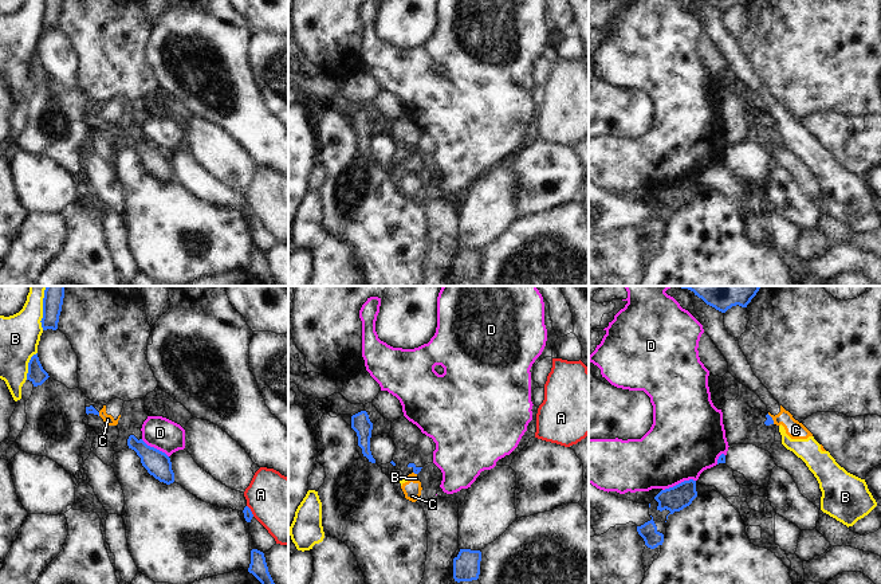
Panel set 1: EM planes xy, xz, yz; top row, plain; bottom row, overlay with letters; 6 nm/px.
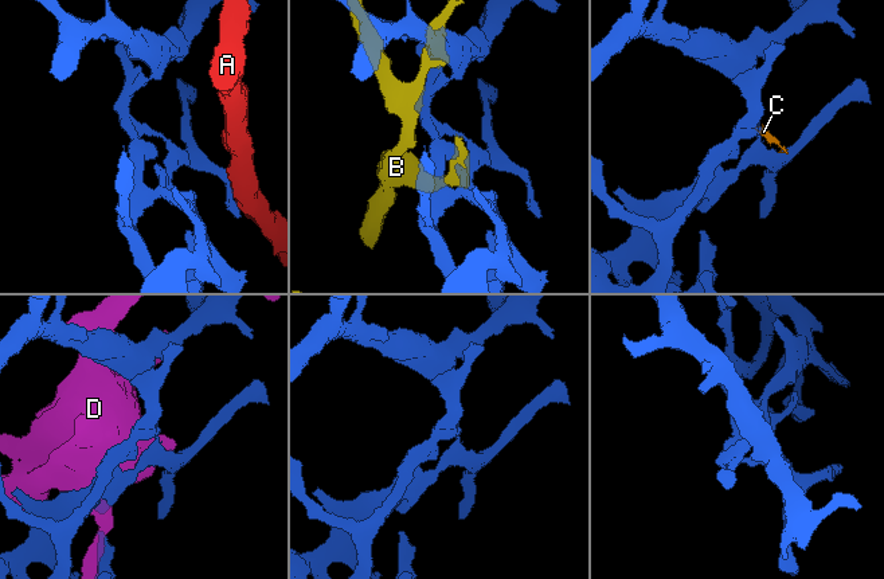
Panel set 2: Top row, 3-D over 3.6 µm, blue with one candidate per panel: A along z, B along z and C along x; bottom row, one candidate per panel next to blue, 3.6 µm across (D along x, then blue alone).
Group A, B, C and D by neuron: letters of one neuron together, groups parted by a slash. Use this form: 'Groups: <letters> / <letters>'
Groups: A / B C / D.

